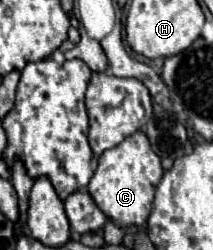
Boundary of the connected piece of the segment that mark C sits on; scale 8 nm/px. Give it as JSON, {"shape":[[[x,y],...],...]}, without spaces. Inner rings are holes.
{"shape":[[[142,131],[132,133],[114,149],[106,149],[98,159],[98,169],[88,183],[88,193],[94,197],[100,211],[120,227],[144,225],[152,211],[154,191],[164,175],[160,157],[152,151],[148,137]]]}

